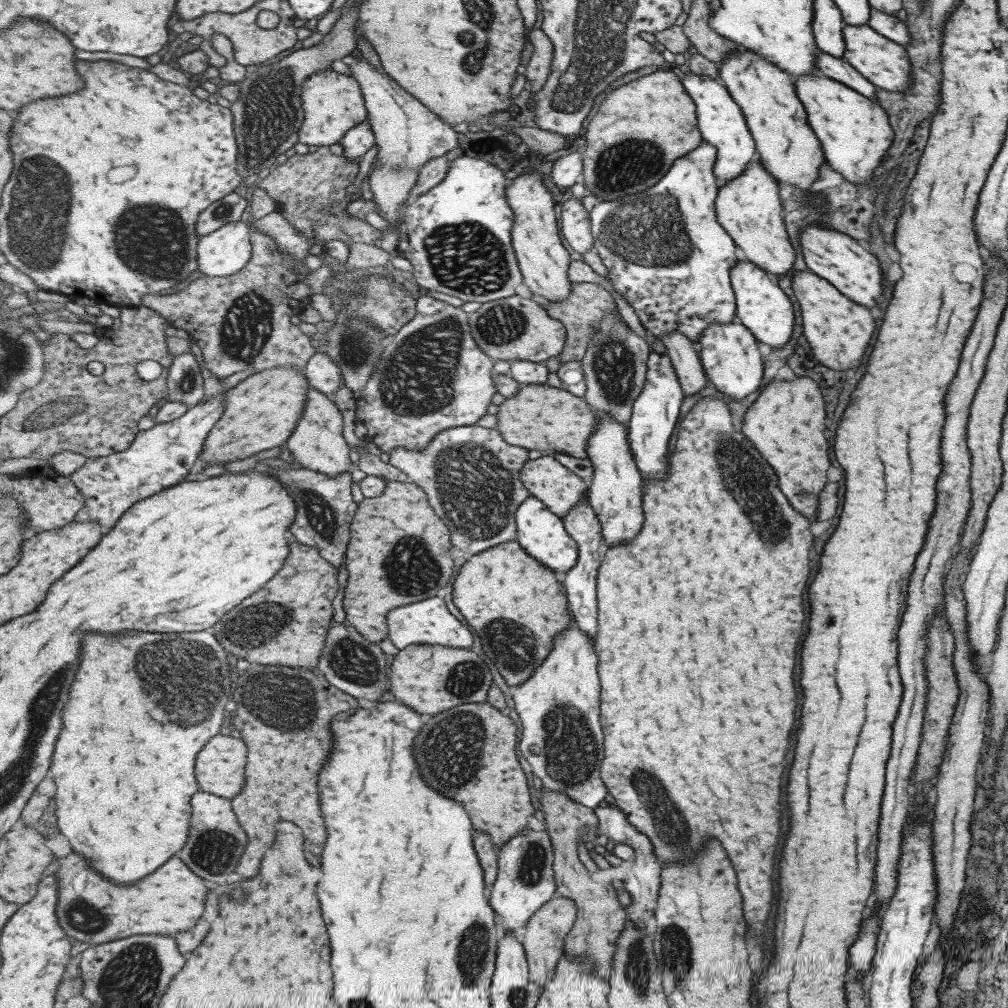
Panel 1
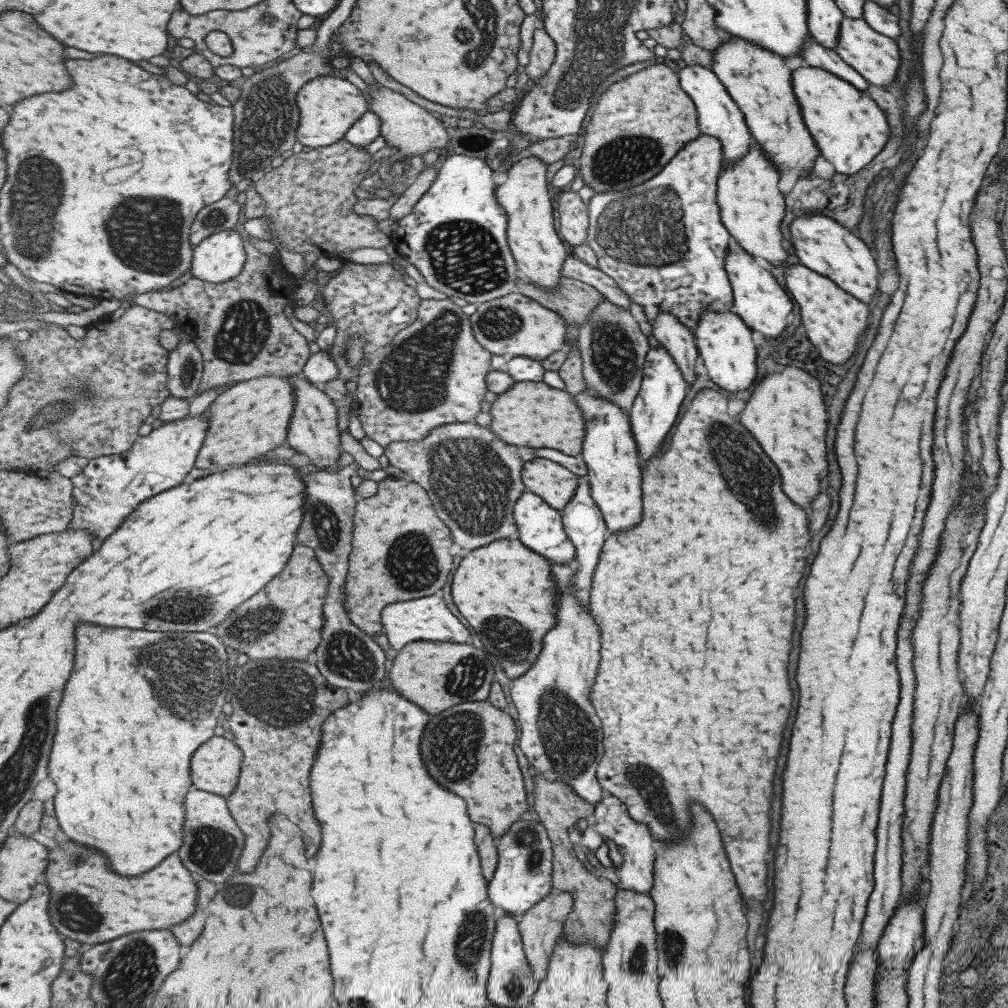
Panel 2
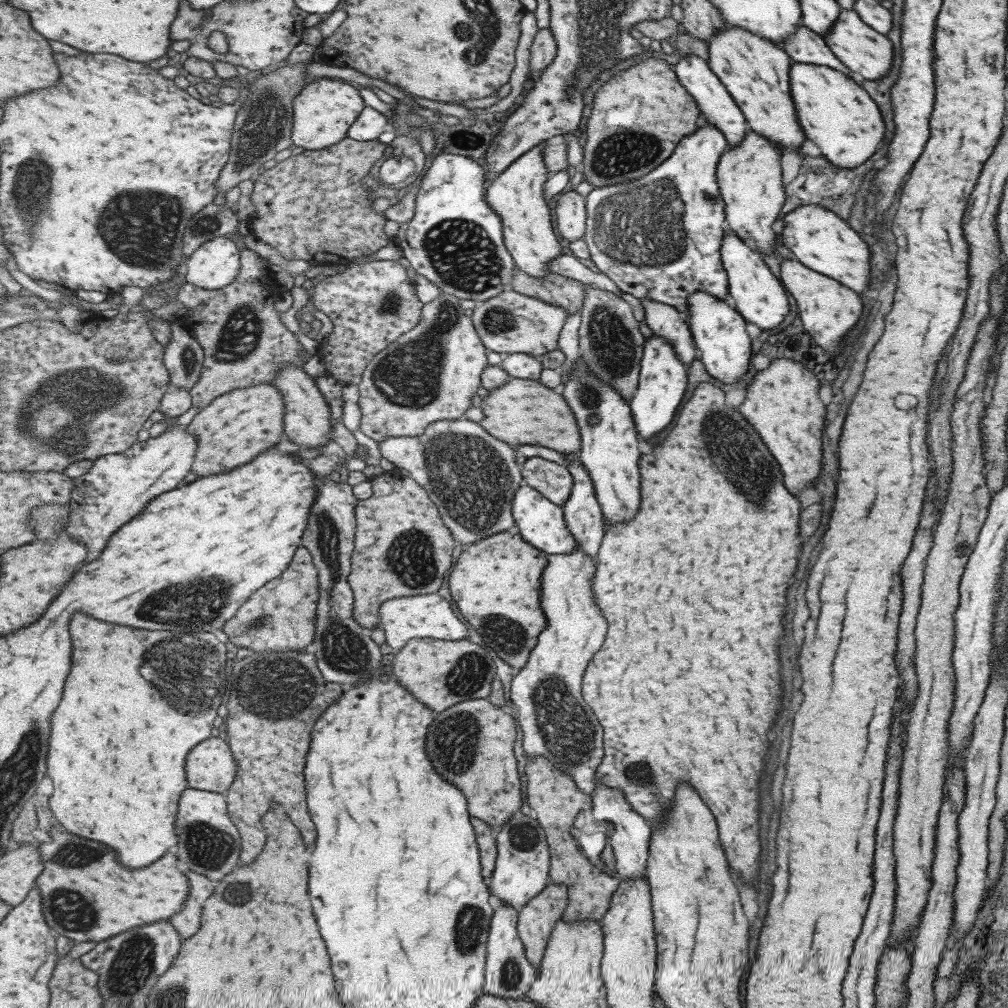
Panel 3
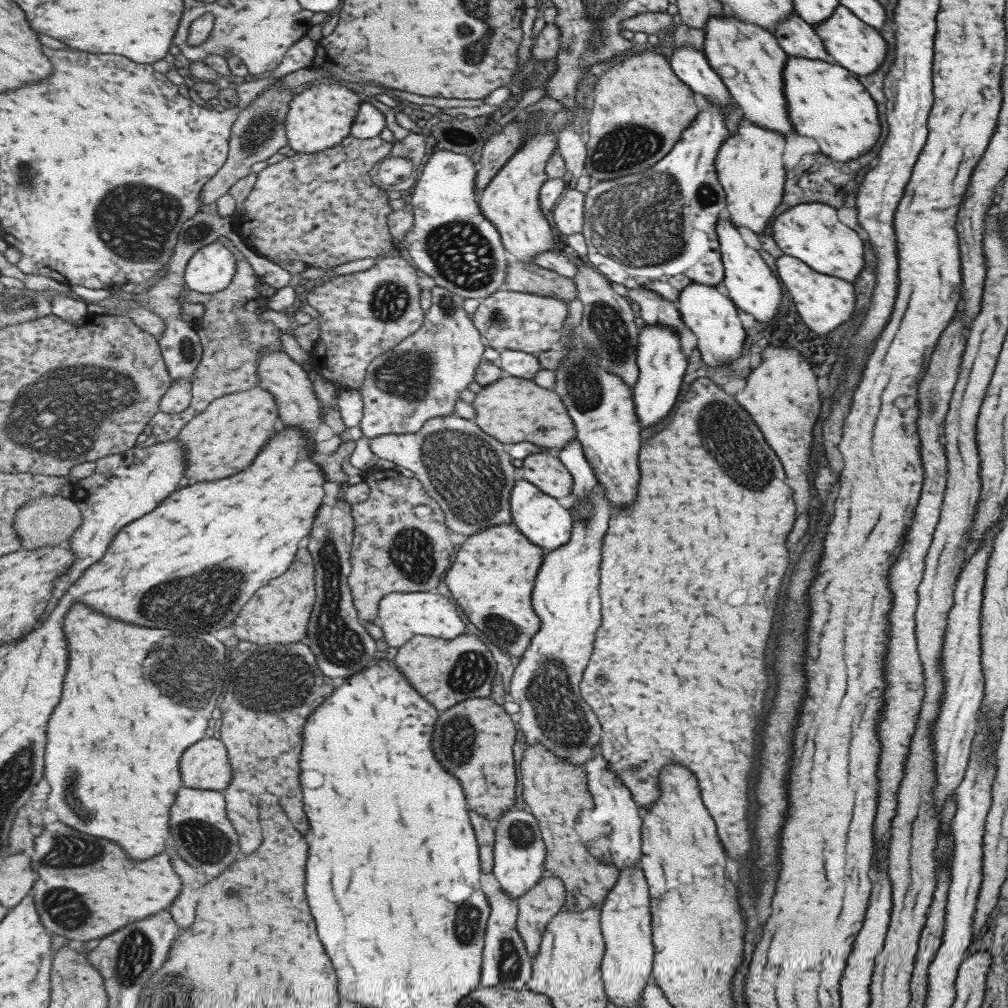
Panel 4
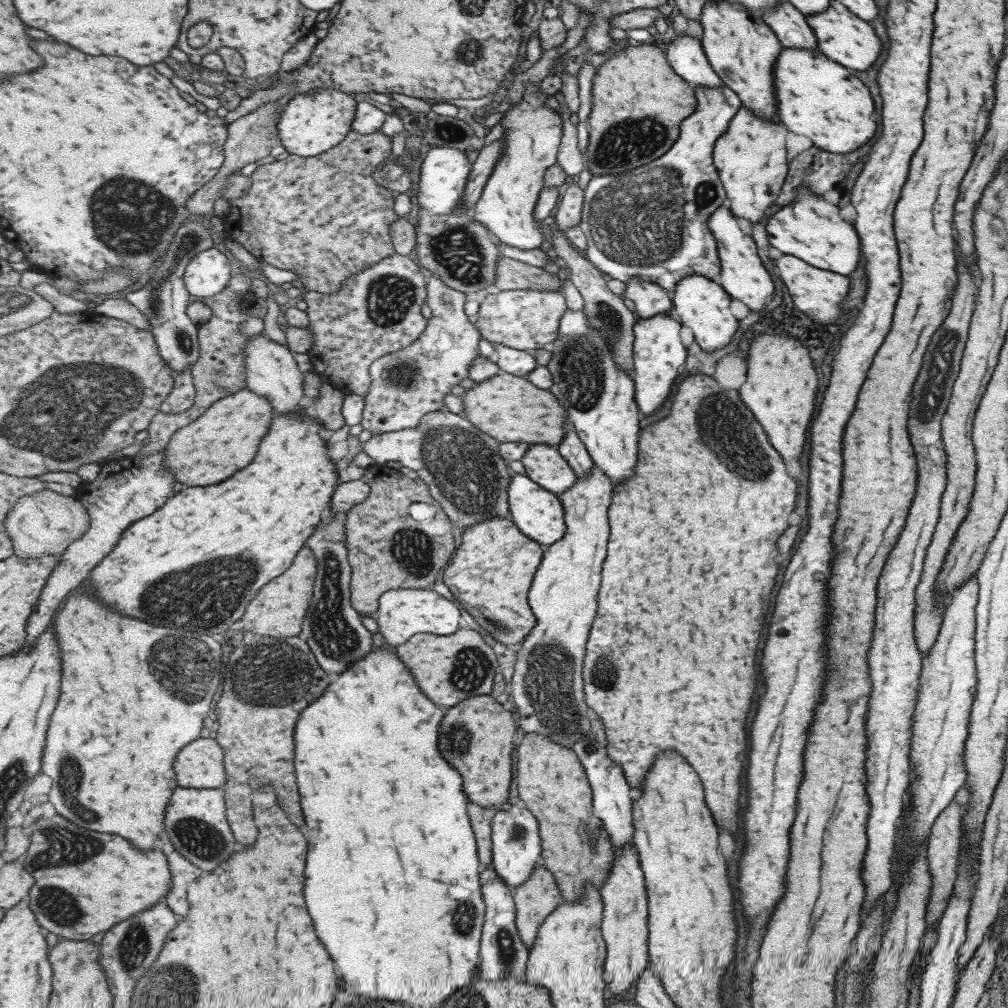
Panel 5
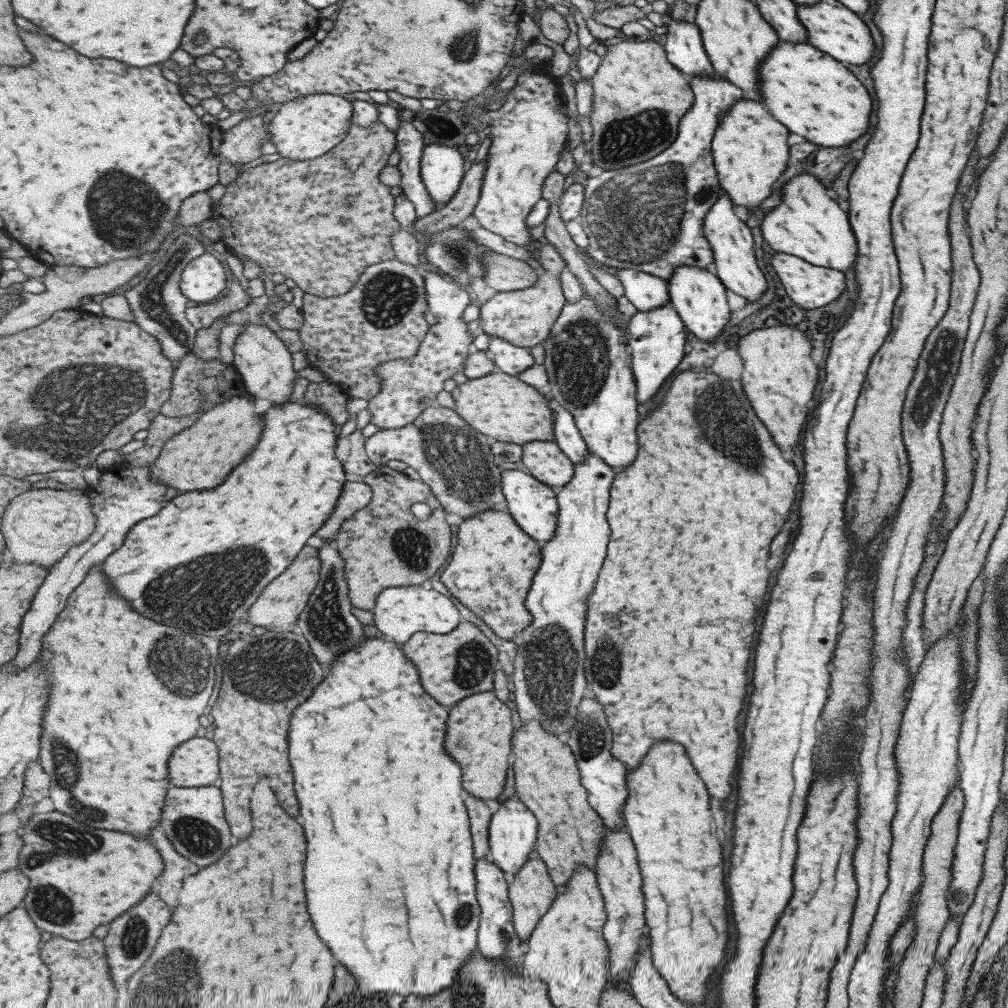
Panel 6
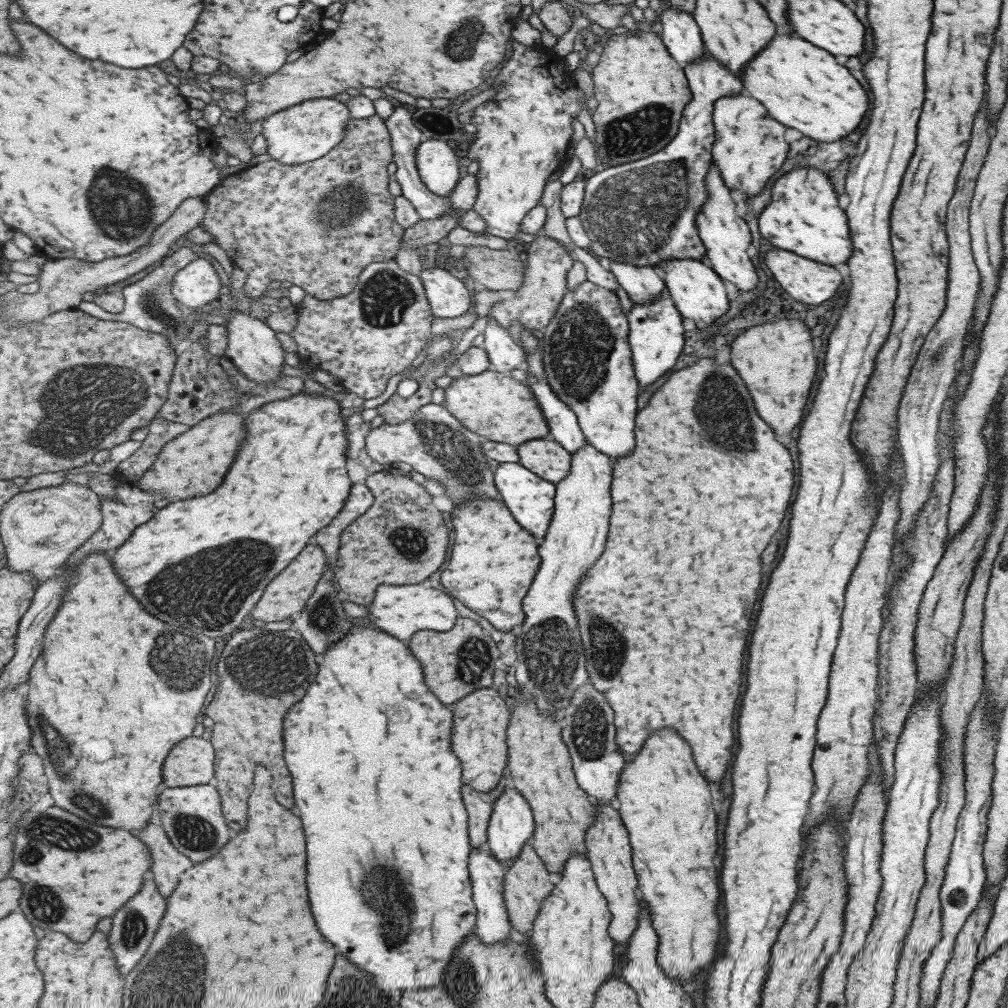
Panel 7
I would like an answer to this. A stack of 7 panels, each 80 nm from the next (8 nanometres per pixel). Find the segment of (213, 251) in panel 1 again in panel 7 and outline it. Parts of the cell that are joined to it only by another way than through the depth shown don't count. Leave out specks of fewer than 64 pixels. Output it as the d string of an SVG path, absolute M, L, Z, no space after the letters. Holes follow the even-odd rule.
M197 259L174 280L174 297L186 311L208 308L209 302L217 301L221 294L221 278L211 262Z

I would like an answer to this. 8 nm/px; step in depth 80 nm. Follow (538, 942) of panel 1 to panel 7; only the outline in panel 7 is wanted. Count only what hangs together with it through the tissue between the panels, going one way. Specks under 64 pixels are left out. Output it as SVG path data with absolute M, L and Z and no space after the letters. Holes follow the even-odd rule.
M529 843L521 848L521 854L517 856L509 866L505 876L505 890L503 897L505 906L510 916L511 924L519 933L525 933L532 927L533 919L539 910L541 901L550 893L553 888L554 878L546 868L543 860L534 852Z

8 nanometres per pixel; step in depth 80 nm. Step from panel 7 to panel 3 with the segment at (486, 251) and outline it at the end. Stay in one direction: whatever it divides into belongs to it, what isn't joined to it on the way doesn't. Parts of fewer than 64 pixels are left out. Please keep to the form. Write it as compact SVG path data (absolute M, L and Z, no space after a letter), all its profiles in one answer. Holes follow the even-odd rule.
M517 268L510 289L525 297L535 297L537 300L546 301L547 304L559 305L567 315L575 311L580 312L584 297L582 283L578 280L551 272L542 277L534 277Z

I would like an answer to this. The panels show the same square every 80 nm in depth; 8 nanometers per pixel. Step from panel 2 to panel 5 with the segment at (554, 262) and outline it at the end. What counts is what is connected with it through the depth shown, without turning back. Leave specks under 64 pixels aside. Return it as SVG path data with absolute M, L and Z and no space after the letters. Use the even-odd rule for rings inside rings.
M527 83L519 102L509 102L504 106L503 116L498 122L503 128L500 140L505 140L505 151L496 164L494 174L487 181L479 203L474 207L475 220L483 222L483 225L491 230L491 234L503 244L521 250L537 249L543 242L543 236L535 222L535 208L538 196L545 185L546 171L556 163L557 145L562 137L563 120L557 112L545 107L547 98L548 95L541 93L538 86Z

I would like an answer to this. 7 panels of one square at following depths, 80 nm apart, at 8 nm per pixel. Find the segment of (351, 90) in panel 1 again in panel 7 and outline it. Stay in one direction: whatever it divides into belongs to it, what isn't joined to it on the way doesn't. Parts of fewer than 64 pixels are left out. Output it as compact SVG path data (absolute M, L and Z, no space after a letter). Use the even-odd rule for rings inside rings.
M319 97L277 112L258 126L266 139L270 158L283 164L305 164L329 155L343 139L352 119L344 97Z

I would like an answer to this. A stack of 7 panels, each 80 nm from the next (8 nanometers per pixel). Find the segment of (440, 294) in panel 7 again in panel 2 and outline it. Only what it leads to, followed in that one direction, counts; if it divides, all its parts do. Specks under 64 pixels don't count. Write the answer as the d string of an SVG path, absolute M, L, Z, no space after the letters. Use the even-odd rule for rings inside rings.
M450 297L423 299L418 322L405 328L383 348L380 355L372 358L357 379L359 388L355 411L359 413L366 436L385 449L395 441L423 440L434 428L444 424L474 422L488 390L487 375L493 371L491 356L493 353L478 341L471 317L463 312L461 306Z

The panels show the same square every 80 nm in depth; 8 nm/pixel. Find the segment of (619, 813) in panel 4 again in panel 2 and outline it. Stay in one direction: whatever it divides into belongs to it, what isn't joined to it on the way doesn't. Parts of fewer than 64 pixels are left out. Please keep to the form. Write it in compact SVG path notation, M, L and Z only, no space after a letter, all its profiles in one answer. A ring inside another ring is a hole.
M604 792L594 806L594 820L599 823L599 831L603 838L609 838L617 844L619 854L623 858L619 866L619 878L617 878L617 889L634 890L635 892L647 893L652 885L652 864L655 858L652 834L644 824L635 822L627 813L626 808L613 795Z

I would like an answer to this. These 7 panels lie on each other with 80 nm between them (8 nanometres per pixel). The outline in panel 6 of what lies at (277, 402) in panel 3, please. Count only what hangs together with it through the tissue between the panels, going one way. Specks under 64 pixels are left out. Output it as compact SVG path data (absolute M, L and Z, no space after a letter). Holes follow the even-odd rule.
M237 394L203 413L201 418L183 432L172 436L154 462L152 480L176 488L179 494L193 490L211 490L241 464L261 438L266 406L246 394Z

